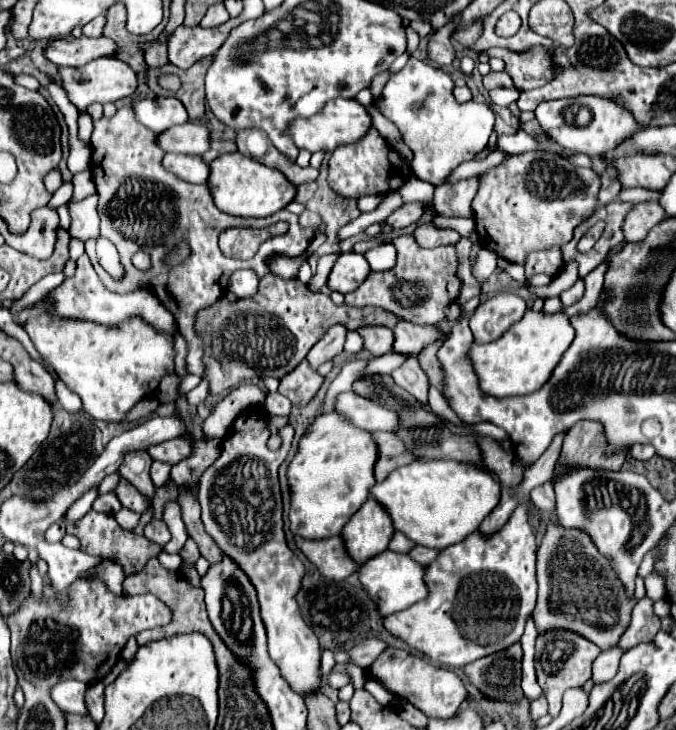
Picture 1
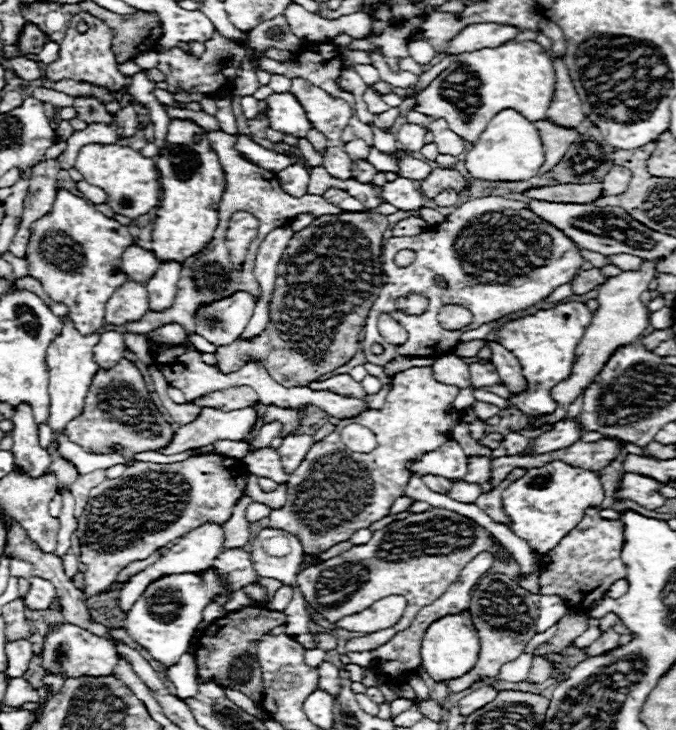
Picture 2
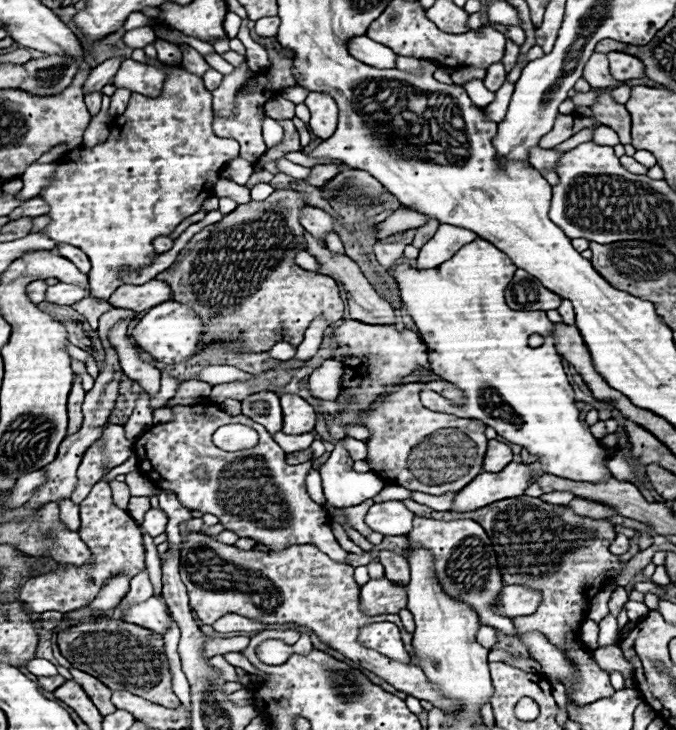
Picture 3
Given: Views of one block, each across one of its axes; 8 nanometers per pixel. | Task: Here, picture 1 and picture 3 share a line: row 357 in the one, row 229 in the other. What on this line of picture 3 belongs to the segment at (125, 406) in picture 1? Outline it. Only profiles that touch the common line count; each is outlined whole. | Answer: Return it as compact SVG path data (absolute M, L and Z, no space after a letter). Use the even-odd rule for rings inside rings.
M166 70L166 80L158 100L136 92L130 97L124 114L110 122L110 134L106 142L92 148L78 146L56 162L52 180L38 198L42 198L50 210L50 224L42 230L56 244L72 244L82 248L90 262L90 292L98 300L108 300L122 282L118 280L120 266L138 268L138 264L150 264L156 256L152 240L168 236L188 216L196 214L206 198L212 196L212 186L218 182L226 162L238 156L238 142L224 140L212 132L212 94L204 88L202 78L180 70Z

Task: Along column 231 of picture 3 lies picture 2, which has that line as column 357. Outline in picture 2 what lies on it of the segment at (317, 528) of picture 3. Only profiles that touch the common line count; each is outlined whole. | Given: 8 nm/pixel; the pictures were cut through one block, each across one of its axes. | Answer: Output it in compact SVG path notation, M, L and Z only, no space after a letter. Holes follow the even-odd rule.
M412 366L398 372L392 376L392 384L380 410L366 410L340 422L342 428L352 422L370 428L374 434L380 434L380 444L368 454L352 452L342 444L338 430L314 442L306 460L290 474L286 484L286 506L270 512L268 518L272 518L272 528L284 528L298 536L306 554L316 550L324 552L330 546L348 540L352 532L368 528L372 522L384 518L410 480L404 464L424 452L440 448L452 438L452 428L462 416L462 412L452 408L460 388L438 382L430 366Z

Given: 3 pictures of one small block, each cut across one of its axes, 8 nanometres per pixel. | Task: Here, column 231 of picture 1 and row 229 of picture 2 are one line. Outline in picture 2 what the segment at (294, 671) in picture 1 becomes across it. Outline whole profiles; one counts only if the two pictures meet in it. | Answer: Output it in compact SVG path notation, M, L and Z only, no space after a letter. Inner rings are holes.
M500 196L470 200L456 208L450 216L446 216L444 222L418 236L392 236L384 240L380 260L382 272L388 276L388 282L382 284L380 296L370 310L362 340L366 360L376 366L386 366L398 356L426 356L426 352L428 356L442 356L452 352L462 332L474 330L504 314L524 310L540 302L560 284L570 282L584 262L584 258L576 252L574 242L546 220L534 216L528 204L506 200ZM404 248L416 252L416 262L406 268L398 268L394 264L394 256ZM436 274L446 276L446 290L434 284ZM406 294L426 296L430 302L428 310L420 316L400 312L396 308L396 300ZM446 304L468 308L474 316L472 324L462 330L444 330L438 322L438 312ZM380 312L390 312L406 328L408 340L404 344L392 346L378 334L376 322ZM374 342L380 342L384 346L382 356L370 352L370 346Z

